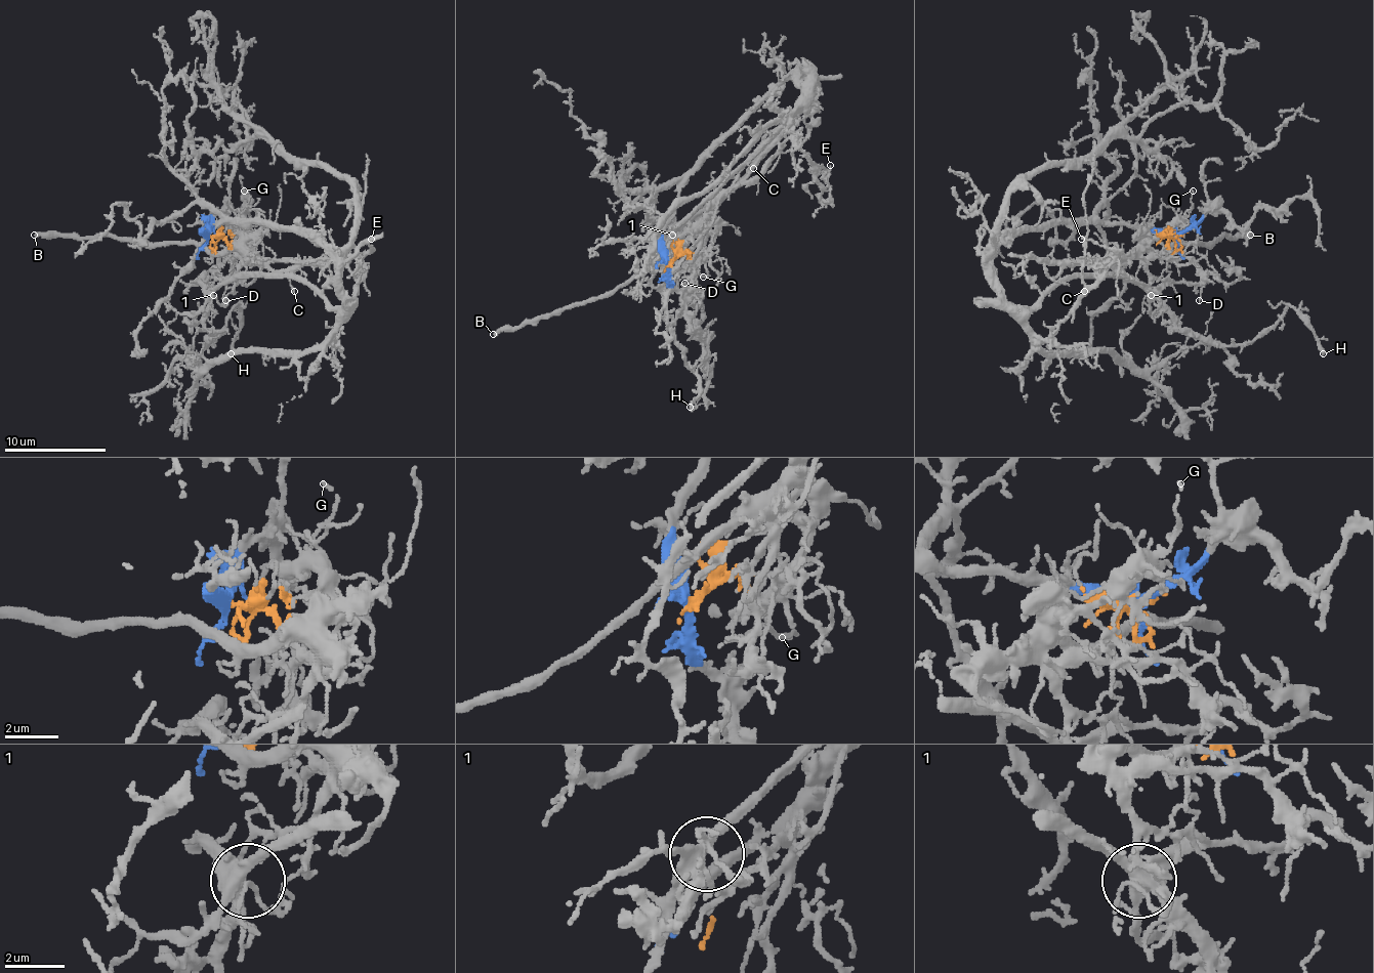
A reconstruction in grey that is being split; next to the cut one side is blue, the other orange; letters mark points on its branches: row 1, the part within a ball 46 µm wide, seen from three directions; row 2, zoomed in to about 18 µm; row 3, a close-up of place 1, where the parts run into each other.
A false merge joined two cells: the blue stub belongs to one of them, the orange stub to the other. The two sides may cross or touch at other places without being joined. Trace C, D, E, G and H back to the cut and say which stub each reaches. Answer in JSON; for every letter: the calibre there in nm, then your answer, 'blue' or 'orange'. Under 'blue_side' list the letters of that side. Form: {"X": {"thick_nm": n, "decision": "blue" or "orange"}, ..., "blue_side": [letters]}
{"C": {"thick_nm": 110, "decision": "blue"}, "D": {"thick_nm": 120, "decision": "orange"}, "E": {"thick_nm": 130, "decision": "blue"}, "G": {"thick_nm": 100, "decision": "orange"}, "H": {"thick_nm": 280, "decision": "blue"}, "blue_side": ["C", "E", "H"]}

